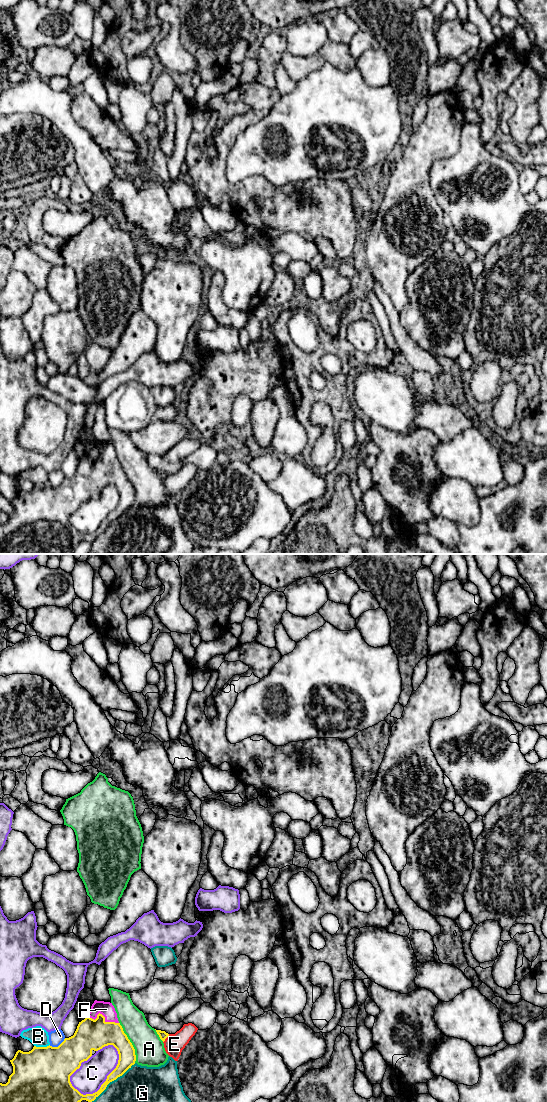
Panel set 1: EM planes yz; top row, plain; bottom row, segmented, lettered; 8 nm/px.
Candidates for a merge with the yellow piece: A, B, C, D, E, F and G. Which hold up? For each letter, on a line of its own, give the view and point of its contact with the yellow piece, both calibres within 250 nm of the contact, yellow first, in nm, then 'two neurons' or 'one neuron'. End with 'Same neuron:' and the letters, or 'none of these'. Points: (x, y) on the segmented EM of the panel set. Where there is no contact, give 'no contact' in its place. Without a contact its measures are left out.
A: yz (130, 1042) | 200/240 nm | two neurons
B: yz (41, 1047) | 440/160 nm | two neurons
C: yz (108, 1075) | 140/220 nm | two neurons
D: yz (58, 1046) | 420/120 nm | two neurons
E: yz (166, 1037) | 70/160 nm | two neurons
F: yz (103, 1016) | 240/110 nm | one neuron
G: yz (112, 1080) | 140/280 nm | two neurons
Same neuron: F

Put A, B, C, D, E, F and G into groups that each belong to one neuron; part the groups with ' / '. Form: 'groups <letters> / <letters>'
groups A / B / C / D / E / F / G

